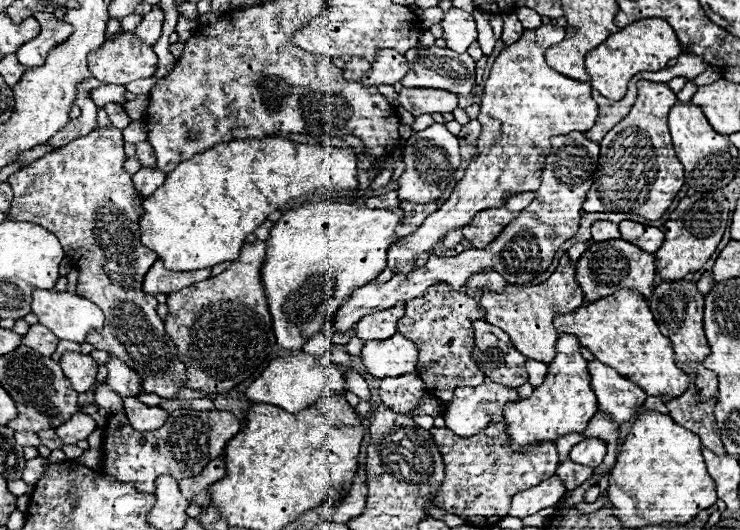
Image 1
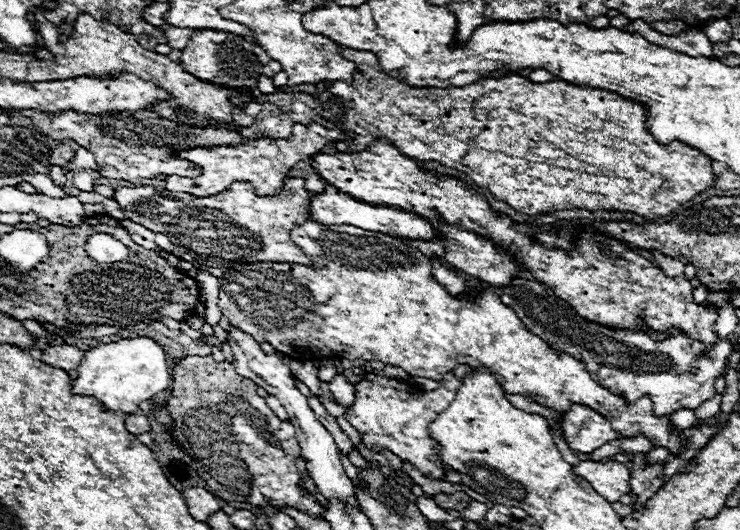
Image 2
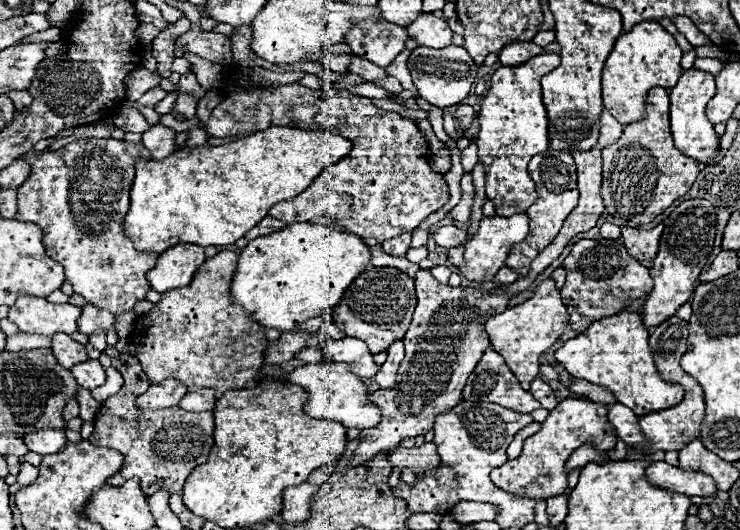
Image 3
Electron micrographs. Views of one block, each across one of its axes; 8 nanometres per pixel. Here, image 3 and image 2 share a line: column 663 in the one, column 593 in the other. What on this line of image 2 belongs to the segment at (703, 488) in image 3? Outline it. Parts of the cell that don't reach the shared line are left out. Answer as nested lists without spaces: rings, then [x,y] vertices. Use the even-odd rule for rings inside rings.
[[[586,460],[574,466],[574,474],[586,478],[608,502],[618,502],[624,494],[630,494],[630,470],[620,462]]]

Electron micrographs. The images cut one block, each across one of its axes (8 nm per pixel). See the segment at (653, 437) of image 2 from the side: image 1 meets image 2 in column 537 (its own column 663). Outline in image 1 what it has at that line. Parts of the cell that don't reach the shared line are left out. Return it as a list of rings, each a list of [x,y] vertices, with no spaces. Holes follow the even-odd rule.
[[[618,290],[606,298],[578,308],[576,312],[554,318],[554,326],[560,334],[574,334],[584,348],[588,348],[602,364],[614,368],[624,378],[646,390],[648,396],[656,396],[668,402],[682,394],[694,380],[694,374],[684,372],[674,362],[672,342],[660,334],[658,324],[648,308],[648,300],[634,290]]]

